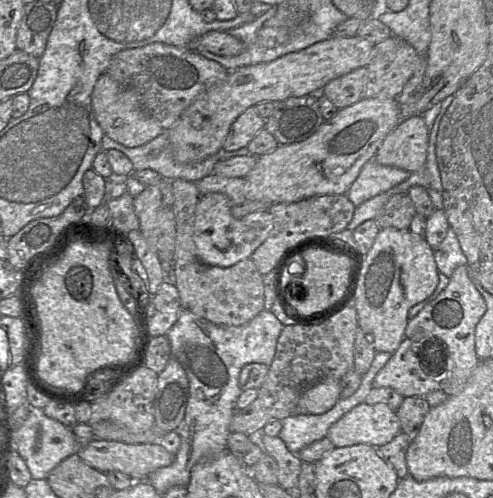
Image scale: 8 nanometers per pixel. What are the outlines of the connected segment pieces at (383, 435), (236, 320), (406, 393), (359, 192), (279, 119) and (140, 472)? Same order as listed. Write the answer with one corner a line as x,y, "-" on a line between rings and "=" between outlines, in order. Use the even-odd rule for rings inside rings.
361,403
343,415
327,432
335,447
369,444
379,447
402,431
397,411
385,403
=
175,179
171,181
171,187
176,219
174,284
179,292
181,307
216,325
240,326
248,323
265,309
263,275
250,258
227,268
202,263
194,242
195,211
201,197
196,183
=
404,337
391,359
375,376
373,388
388,387
403,397
422,397
440,390
440,382
445,378
445,372
434,376
430,368
434,368
437,362
431,359
427,351
420,350
415,351
411,339
=
370,158
344,194
357,207
406,180
412,172
378,163
=
306,95
276,102
264,128
286,145
306,139
324,122
316,95
=
93,439
78,451
77,455
90,467
107,473
119,471
134,482
145,481
155,470
169,466
176,455
169,453
159,442
146,444
127,444
119,441

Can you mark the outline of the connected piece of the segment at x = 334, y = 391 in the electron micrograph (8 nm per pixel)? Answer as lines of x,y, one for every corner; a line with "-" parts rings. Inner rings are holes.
324,379
307,388
297,403
297,414
323,414
340,399
340,380

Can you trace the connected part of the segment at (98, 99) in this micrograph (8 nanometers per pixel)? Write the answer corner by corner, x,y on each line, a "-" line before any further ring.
103,73
92,92
94,116
103,132
112,140
129,148
144,145
165,130
142,108
133,90
122,87
114,79

